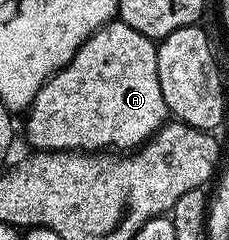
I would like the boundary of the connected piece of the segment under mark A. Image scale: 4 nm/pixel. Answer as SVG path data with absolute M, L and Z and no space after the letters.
M118 18L99 28L76 50L75 56L61 71L50 76L26 109L27 140L32 149L41 152L102 152L104 150L134 150L146 144L168 119L157 58L156 41L133 30Z

